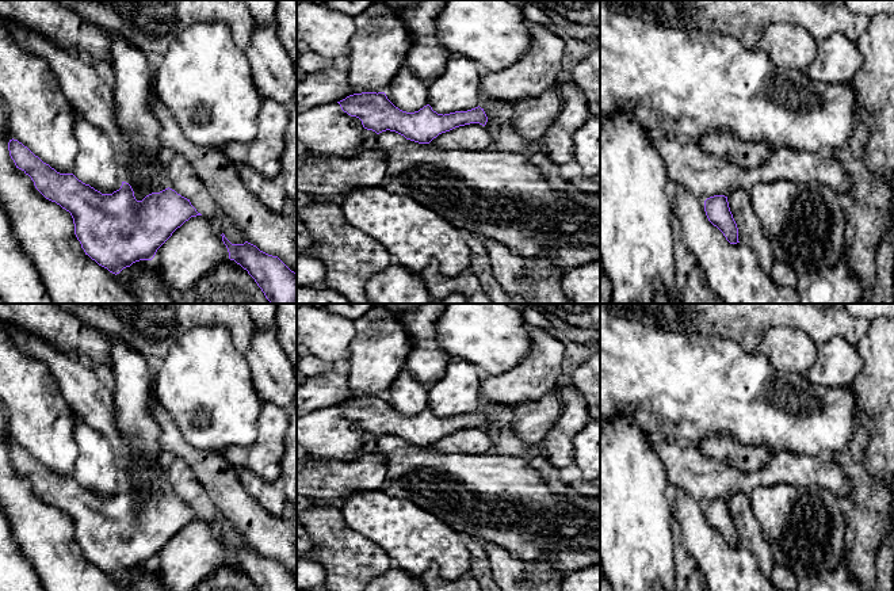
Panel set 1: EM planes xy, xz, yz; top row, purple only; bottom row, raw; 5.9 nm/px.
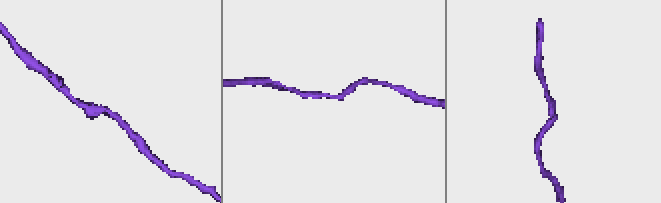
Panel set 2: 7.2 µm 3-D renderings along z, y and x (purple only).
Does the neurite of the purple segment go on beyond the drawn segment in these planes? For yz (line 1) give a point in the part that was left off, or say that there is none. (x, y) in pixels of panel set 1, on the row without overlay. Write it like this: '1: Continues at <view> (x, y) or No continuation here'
1: No continuation here

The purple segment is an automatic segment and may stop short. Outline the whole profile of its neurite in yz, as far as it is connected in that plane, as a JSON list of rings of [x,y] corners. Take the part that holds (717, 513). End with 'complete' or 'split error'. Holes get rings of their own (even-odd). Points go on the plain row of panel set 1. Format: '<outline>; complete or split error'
[[[714,499],[704,504],[708,525],[717,530],[730,548],[738,545],[738,531],[729,511],[727,500]]]; complete

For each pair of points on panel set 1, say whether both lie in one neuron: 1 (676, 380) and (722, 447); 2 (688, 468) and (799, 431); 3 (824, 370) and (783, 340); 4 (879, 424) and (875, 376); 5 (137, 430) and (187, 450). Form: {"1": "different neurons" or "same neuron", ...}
{"1": "different neurons", "2": "different neurons", "3": "same neuron", "4": "same neuron", "5": "different neurons"}

